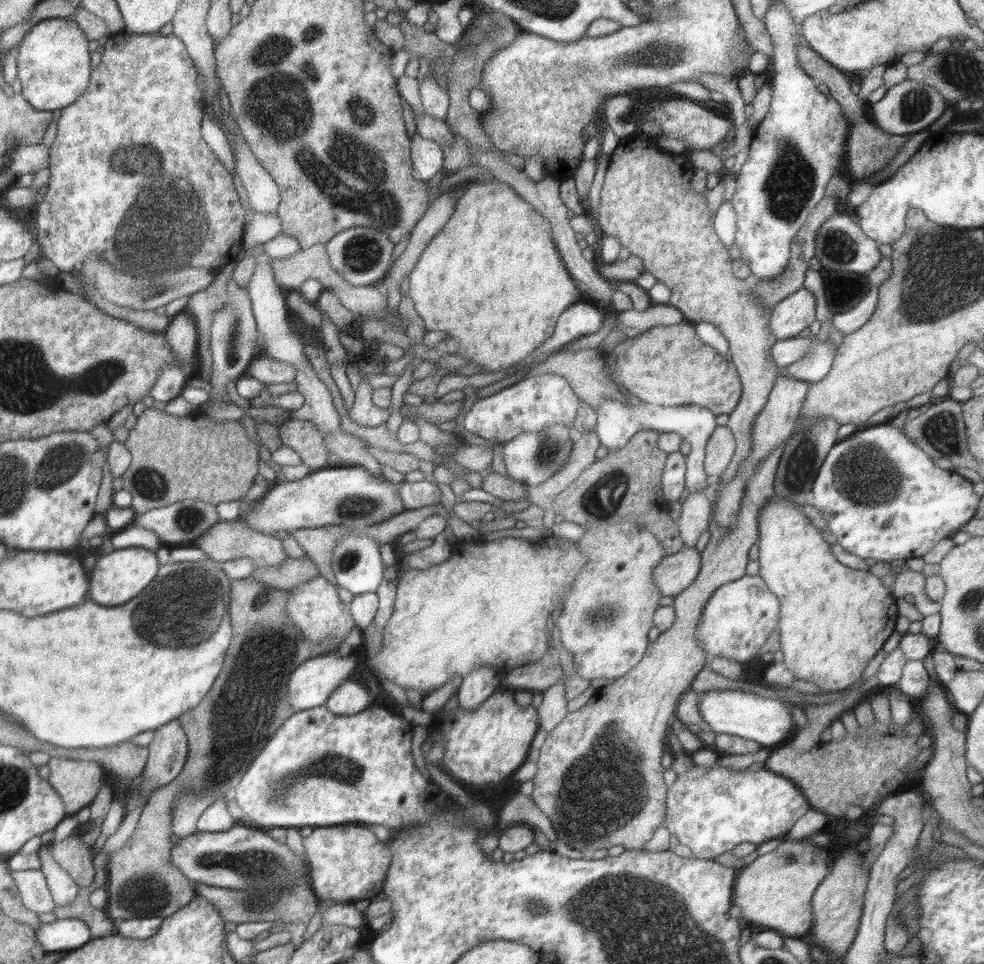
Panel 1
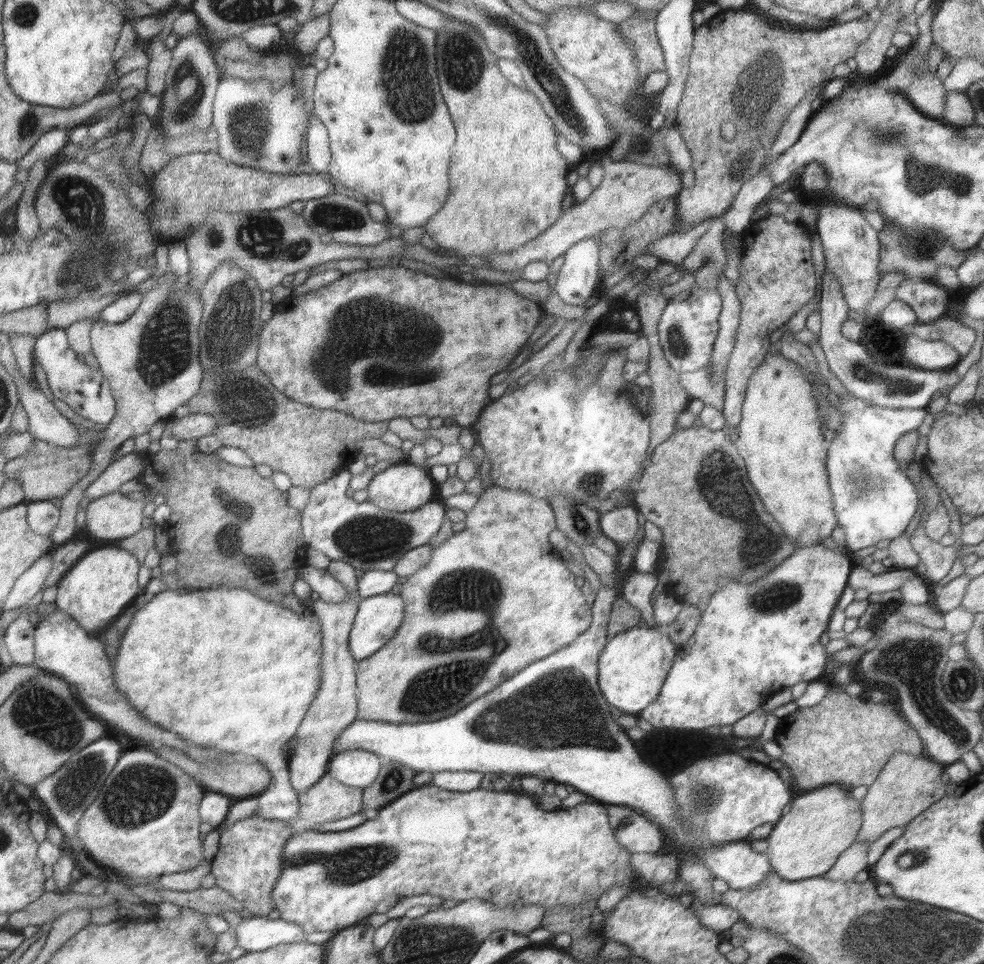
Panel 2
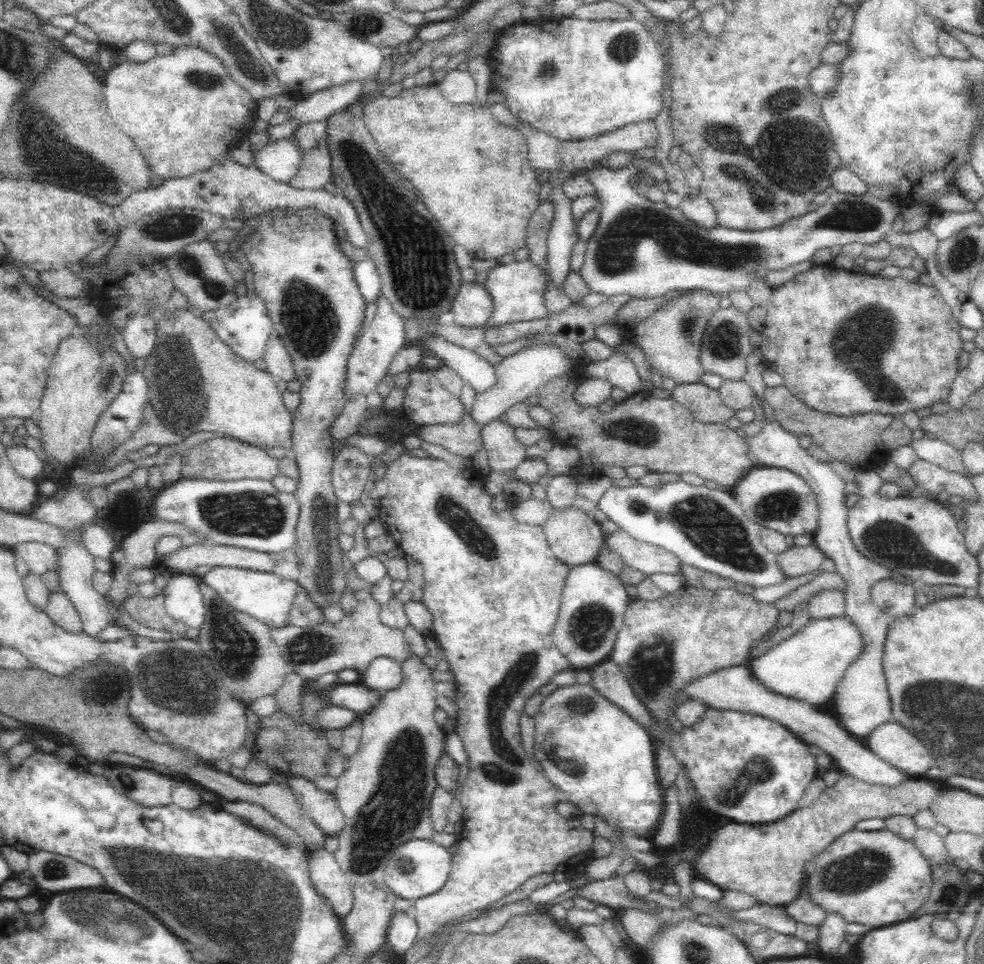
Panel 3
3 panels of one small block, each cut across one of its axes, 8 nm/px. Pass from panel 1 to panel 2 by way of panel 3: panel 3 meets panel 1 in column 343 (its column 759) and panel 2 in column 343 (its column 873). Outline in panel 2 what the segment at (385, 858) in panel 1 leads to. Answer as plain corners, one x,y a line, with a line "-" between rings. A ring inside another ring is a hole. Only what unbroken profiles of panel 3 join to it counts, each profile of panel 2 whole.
327,772
312,788
298,795
300,811
288,824
294,833
303,833
314,831
324,822
360,813
363,792
363,788
345,785

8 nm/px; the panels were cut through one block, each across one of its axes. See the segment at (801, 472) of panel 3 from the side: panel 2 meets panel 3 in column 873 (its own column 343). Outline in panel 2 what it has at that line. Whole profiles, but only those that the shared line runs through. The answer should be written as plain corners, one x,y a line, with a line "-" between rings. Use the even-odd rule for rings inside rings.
331,561
327,572
338,582
348,586
346,590
352,599
334,605
318,603
314,611
322,624
322,661
320,661
322,681
316,697
296,731
298,747
289,760
290,782
298,795
312,788
327,773
328,763
332,757
332,742
344,728
357,719
359,690
356,684
356,659
350,652
349,644
350,631
362,599
358,592
359,580
356,579
356,570
346,562

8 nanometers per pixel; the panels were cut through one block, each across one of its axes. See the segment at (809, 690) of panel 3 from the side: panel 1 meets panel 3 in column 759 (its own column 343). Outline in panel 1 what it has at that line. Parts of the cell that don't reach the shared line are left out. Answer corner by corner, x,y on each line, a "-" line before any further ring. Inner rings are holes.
336,652
326,656
310,658
300,664
288,682
288,702
294,710
308,710
326,704
332,692
352,676
356,670
353,654
337,656

